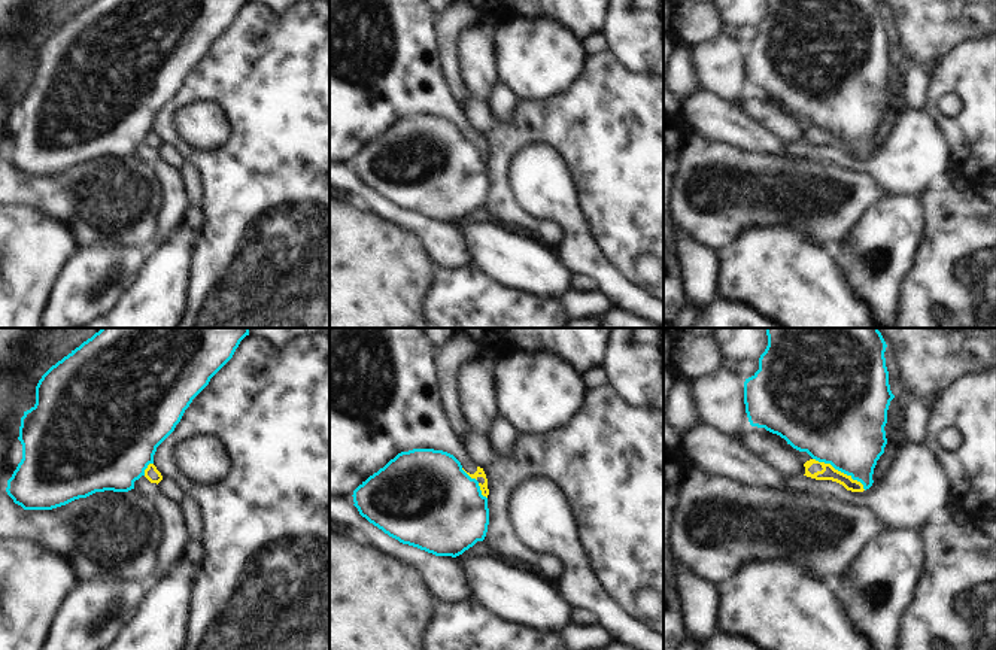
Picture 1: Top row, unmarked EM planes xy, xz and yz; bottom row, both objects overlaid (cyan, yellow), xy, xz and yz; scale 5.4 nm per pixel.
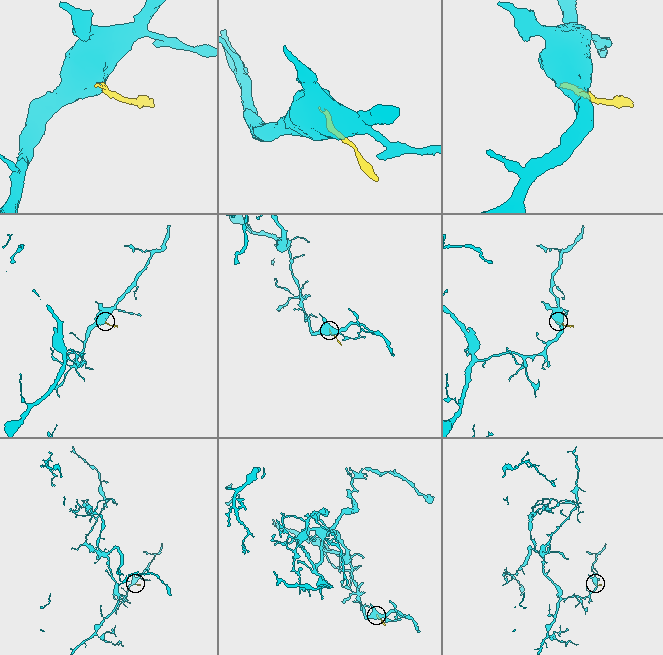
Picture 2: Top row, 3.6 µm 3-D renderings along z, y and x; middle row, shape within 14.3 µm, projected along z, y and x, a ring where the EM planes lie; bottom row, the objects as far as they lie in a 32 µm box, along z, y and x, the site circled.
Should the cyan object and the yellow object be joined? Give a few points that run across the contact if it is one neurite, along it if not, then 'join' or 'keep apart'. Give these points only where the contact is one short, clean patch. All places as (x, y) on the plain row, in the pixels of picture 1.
line yz (813, 124), (829, 128), (856, 145), (865, 155); keep apart

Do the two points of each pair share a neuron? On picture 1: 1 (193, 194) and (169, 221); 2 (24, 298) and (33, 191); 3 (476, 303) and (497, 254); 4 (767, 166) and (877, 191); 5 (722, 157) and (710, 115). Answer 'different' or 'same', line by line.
1: different
2: different
3: different
4: same
5: different

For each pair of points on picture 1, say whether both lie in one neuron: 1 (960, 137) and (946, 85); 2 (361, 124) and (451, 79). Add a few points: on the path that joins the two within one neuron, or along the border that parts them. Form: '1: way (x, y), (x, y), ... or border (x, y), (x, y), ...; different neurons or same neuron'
1: way (966, 122), (966, 99), (960, 93); same neuron
2: border (436, 48), (443, 82), (458, 105); different neurons

